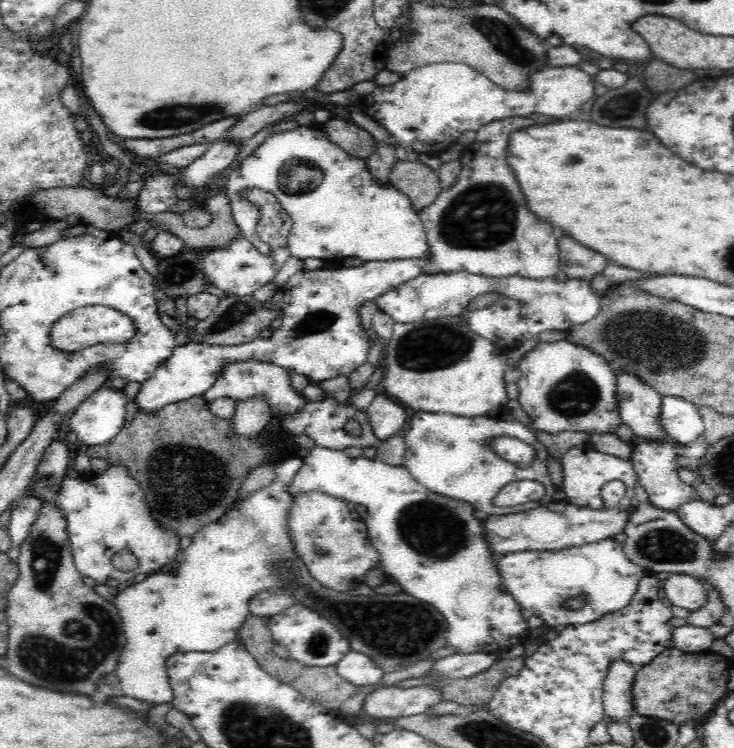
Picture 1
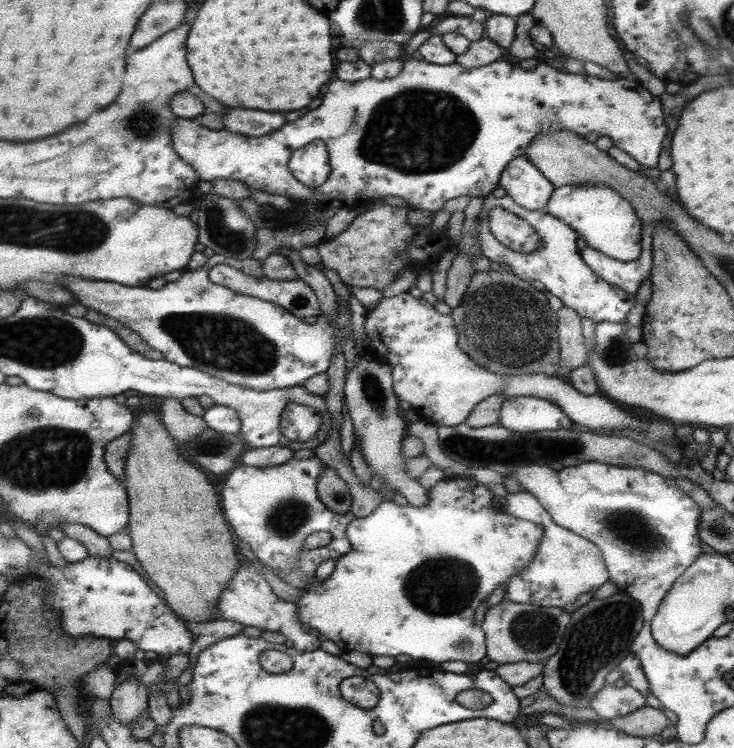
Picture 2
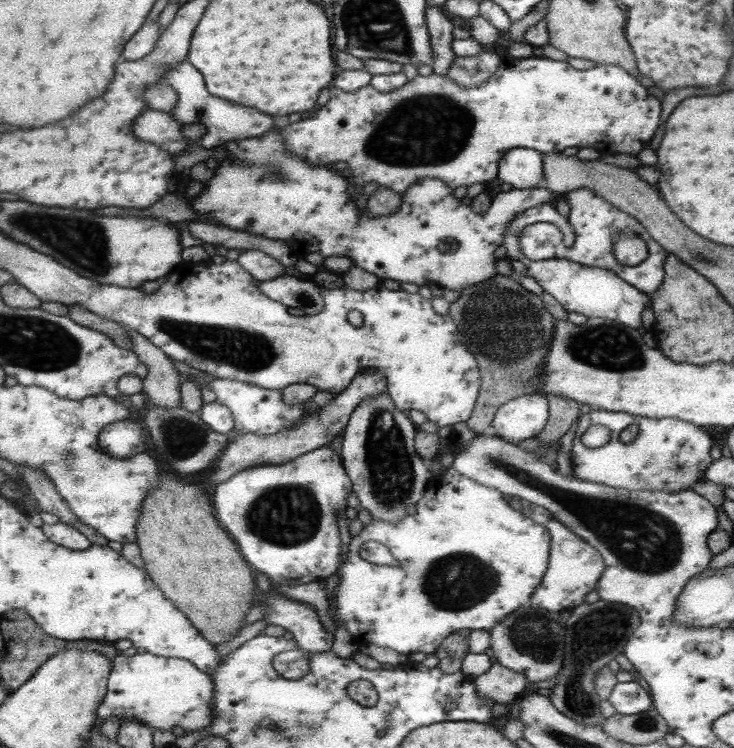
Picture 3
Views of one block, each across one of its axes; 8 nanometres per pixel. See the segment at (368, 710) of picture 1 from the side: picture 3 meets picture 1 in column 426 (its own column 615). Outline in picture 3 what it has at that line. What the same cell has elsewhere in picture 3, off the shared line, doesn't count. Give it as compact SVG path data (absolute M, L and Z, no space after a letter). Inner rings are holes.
M635 680L616 682L607 701L622 715L639 714L652 708L648 692Z

